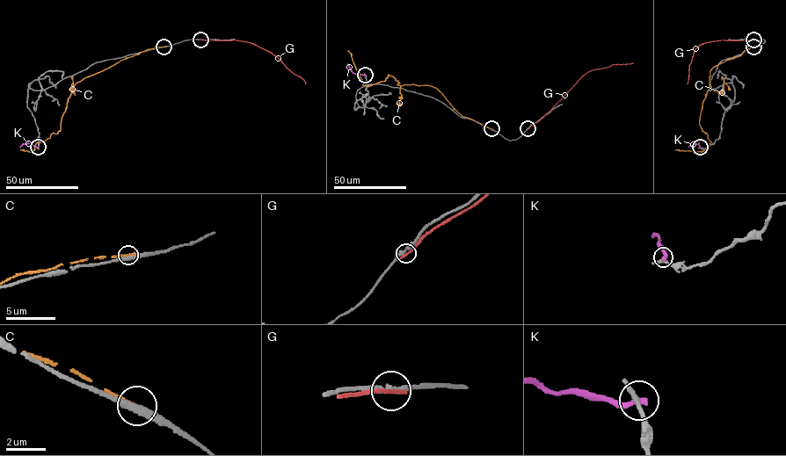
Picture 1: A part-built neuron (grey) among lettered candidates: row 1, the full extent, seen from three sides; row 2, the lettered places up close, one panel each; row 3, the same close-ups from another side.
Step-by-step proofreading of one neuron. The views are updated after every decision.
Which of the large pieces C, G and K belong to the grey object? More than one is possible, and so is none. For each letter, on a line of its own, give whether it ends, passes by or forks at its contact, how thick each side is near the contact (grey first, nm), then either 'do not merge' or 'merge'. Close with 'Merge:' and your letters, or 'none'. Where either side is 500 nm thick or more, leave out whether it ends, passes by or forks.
C: it ends there; 380 nm thick on the grey side, 220 nm on the other; do not merge
G: it ends there; 260 nm thick on the grey side, 240 nm on the other; do not merge
K: it ends there; 240 nm thick on the grey side, 300 nm on the other; do not merge
Merge: none

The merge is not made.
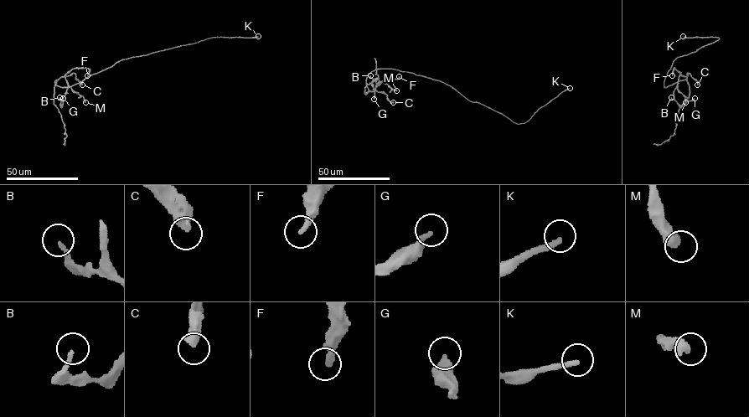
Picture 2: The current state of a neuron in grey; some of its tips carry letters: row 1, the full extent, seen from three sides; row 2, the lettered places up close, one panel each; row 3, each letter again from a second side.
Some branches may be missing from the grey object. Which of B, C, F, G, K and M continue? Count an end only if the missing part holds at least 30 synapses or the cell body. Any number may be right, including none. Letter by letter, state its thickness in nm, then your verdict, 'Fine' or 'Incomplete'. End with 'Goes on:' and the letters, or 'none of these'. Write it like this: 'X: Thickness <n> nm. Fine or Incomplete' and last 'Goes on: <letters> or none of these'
B: Thickness 160 nm. Fine
C: Thickness 360 nm. Fine
F: Thickness 280 nm. Fine
G: Thickness 280 nm. Fine
K: Thickness 240 nm. Incomplete
M: Thickness 440 nm. Fine
Goes on: K

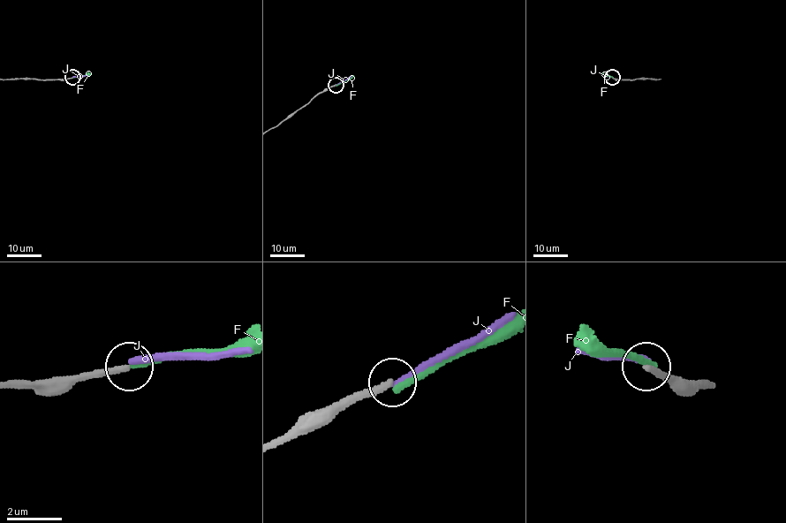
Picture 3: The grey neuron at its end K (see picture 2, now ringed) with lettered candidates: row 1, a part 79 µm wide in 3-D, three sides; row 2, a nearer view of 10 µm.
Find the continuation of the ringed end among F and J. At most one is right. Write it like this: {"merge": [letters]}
{"merge": []}

